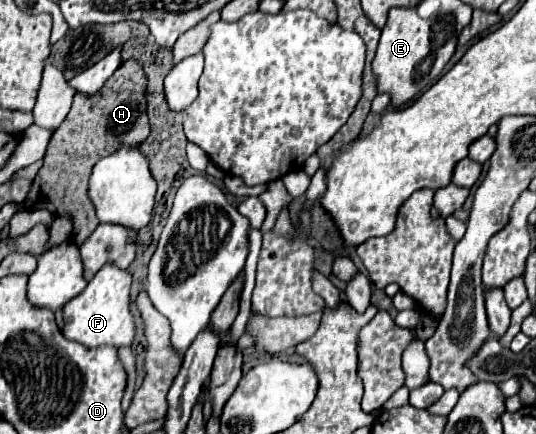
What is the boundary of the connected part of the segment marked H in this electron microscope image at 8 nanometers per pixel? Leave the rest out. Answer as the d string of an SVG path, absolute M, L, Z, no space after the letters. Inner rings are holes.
M128 59L114 71L114 75L104 83L104 87L98 93L76 93L70 113L50 139L50 145L44 155L44 165L32 183L24 207L44 207L50 209L54 215L72 215L72 239L76 245L82 245L100 223L94 215L94 205L90 205L90 199L86 197L86 187L94 163L114 153L122 143L140 145L148 137L148 133L150 123L146 115L146 75L142 73L142 63L138 63L136 59ZM88 127L94 127L96 131L88 135Z

